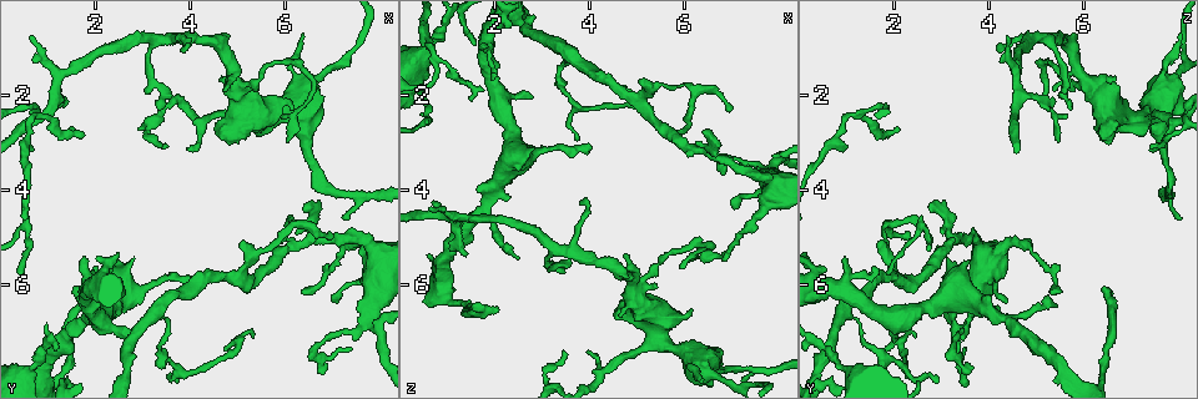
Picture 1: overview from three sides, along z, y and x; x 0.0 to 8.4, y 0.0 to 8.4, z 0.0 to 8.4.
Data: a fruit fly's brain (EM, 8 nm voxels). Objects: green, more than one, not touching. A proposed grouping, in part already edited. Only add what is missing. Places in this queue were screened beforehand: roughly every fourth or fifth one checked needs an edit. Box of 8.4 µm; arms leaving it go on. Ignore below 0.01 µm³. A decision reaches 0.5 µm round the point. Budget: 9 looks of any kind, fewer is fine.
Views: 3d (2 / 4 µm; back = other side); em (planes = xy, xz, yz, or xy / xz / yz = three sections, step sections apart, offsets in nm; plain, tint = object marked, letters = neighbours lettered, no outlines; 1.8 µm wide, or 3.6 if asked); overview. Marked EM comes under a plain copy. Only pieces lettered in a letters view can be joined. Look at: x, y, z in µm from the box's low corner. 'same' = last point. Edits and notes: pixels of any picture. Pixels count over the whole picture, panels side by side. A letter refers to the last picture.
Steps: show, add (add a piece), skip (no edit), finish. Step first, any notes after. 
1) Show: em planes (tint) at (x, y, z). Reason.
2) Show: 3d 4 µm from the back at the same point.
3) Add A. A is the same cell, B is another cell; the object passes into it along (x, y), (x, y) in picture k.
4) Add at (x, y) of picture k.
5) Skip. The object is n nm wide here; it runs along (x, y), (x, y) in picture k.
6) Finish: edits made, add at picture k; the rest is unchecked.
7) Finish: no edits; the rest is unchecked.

Show: em yz step 16 (letters) at (4.75, 1.95, 5.35). An open end.

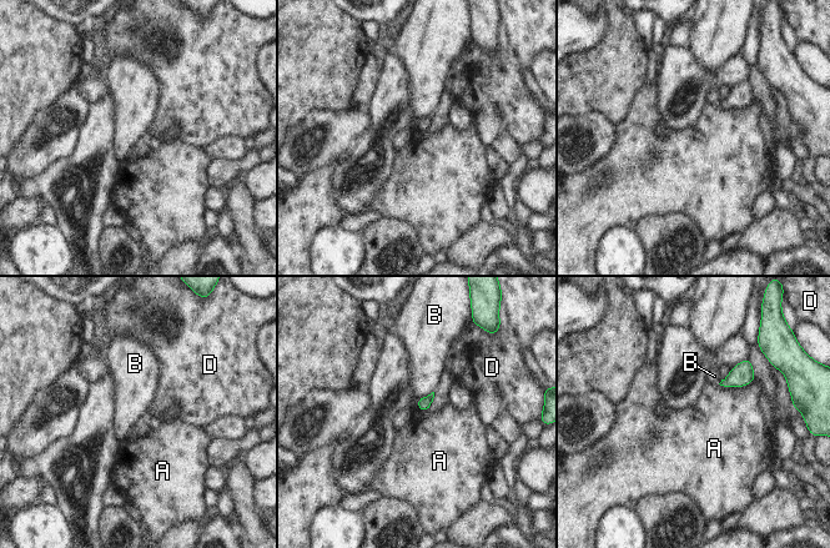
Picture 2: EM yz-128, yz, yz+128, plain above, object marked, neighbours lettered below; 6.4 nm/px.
Show: em xz step 16 (letters) at the same point. Another direction.

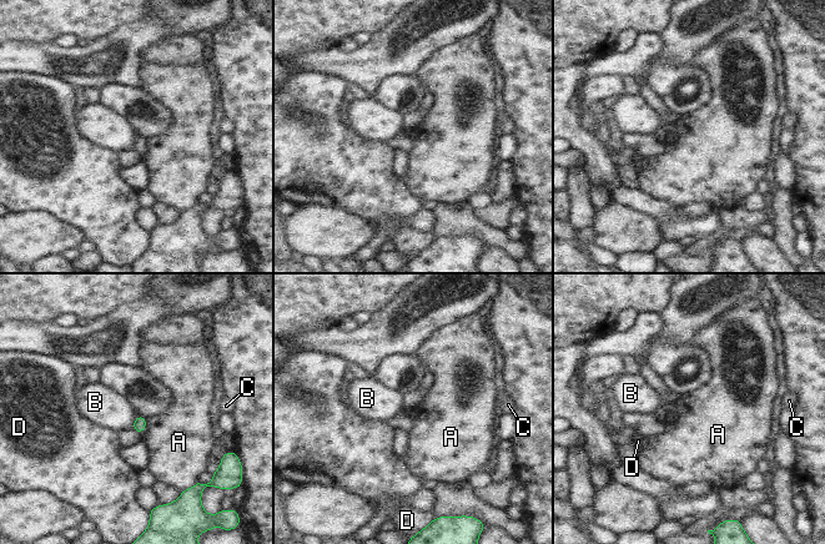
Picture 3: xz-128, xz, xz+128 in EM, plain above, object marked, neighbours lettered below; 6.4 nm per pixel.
Skip. A, B, C and D are other cells; a border runs along (147, 419), (141, 434) in picture 3; none of them fits.

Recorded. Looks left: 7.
Show: 3d 4 µm at (6.25, 4.75, 1.90). Abrupt turn.

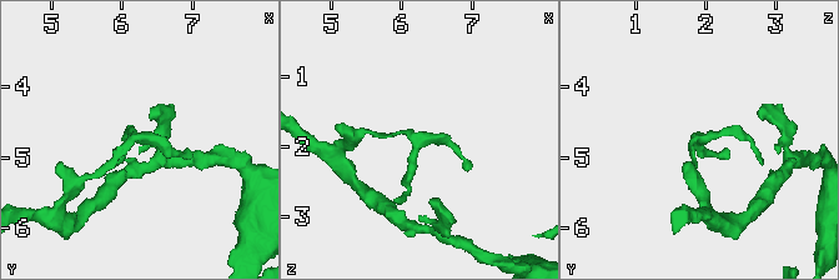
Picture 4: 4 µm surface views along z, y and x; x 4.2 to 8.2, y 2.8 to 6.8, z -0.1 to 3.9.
Show: em yz step 8 (letters) at (6.20, 4.70, 1.95).

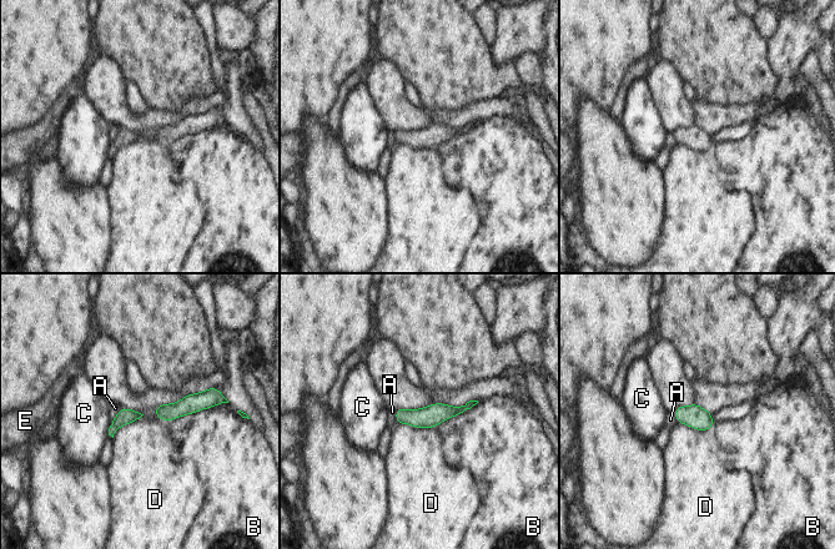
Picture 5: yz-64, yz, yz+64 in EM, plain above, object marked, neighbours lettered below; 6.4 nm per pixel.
Skip. The object is 100 nm wide here; A, B, C, D and E are other cells; it runs along (463, 408), (428, 417), (398, 419) in picture 5; none of them fits.

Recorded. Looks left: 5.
Show: em planes (tint) at (2.85, 5.40, 3.15). Branch stops here.

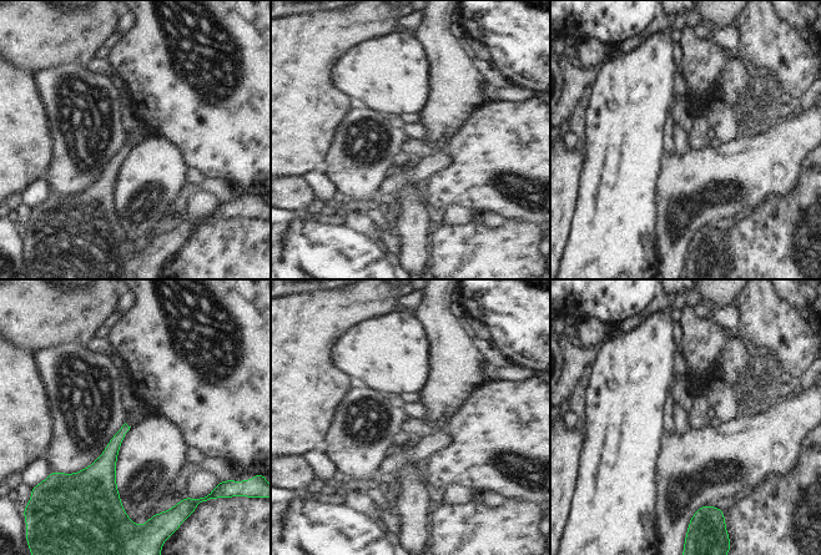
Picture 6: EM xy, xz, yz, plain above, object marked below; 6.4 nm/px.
Show: em planes (letters) at the same point. See the neighbours.

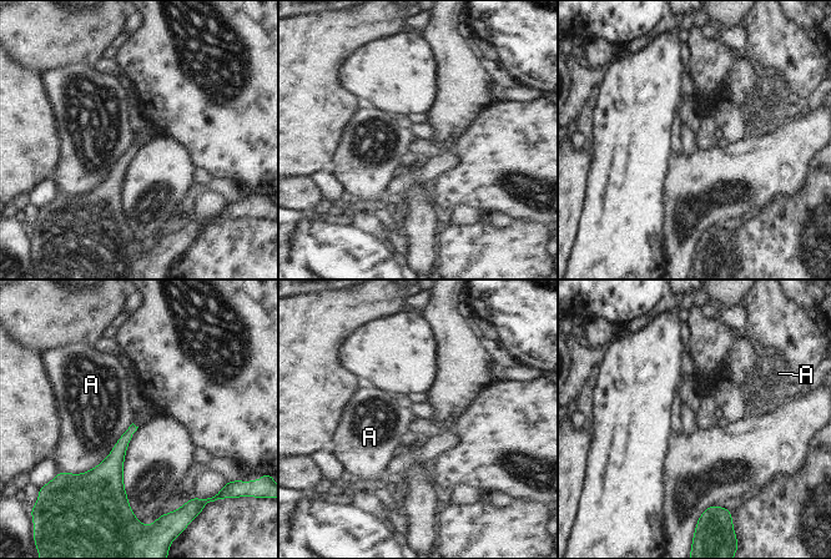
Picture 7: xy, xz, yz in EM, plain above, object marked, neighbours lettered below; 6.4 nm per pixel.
Skip. A is another cell; a border runs along (132, 423), (101, 462), (71, 474) in picture 7; no lettered piece goes on from it.

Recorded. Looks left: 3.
Show: em planes (tint) at (7.40, 4.05, 7.80). Thin neck.

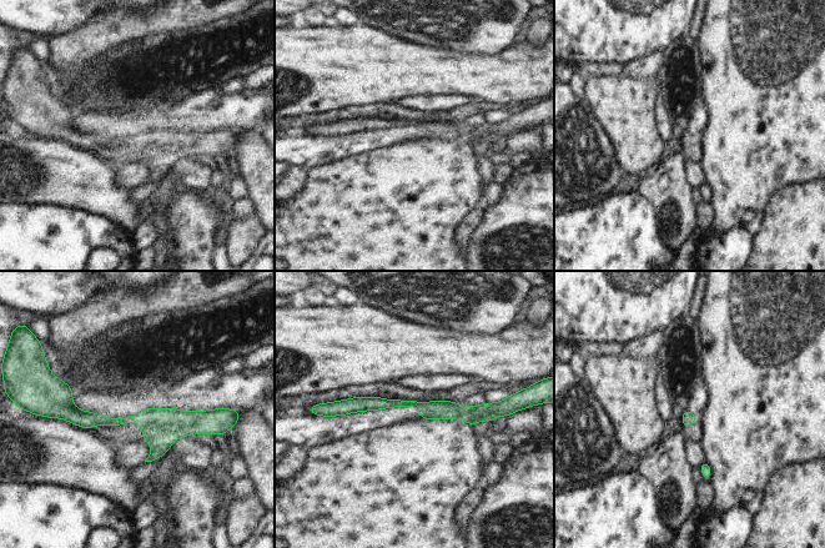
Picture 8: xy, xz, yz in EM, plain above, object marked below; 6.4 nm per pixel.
Show: em planes (letters) at the same point.

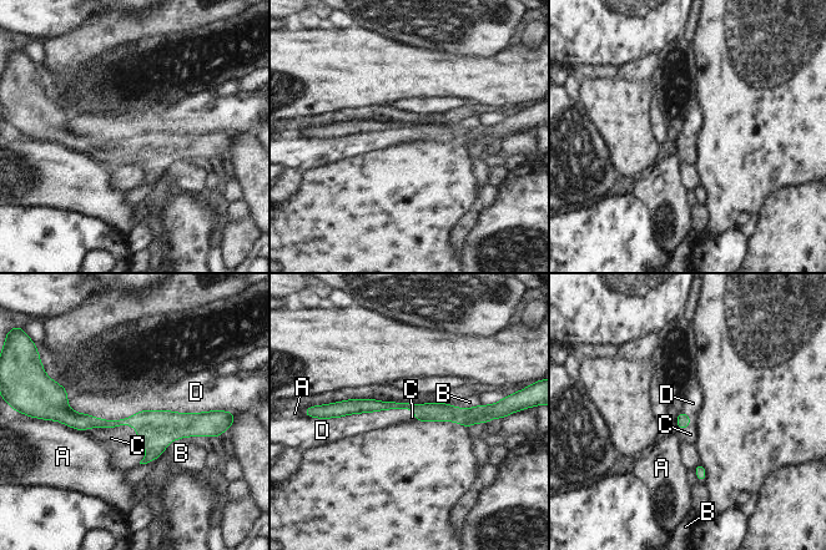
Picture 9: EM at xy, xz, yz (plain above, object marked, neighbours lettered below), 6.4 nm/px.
Add C. C is the same cell, A, B and D are other cells; the object passes into it along (151, 424), (112, 427), (111, 438) in picture 9; the neuron continues.

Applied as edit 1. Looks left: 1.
Finish: edits made, add at picture 9; the rest is unchecked.

